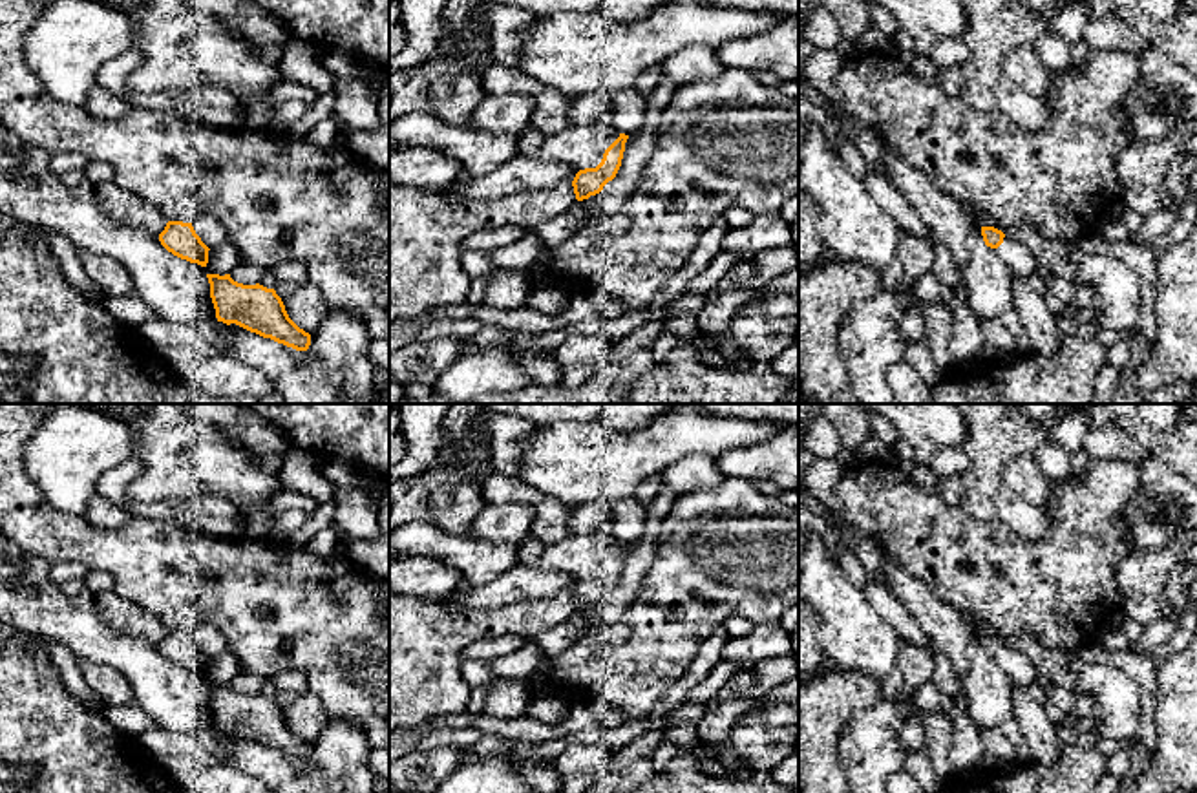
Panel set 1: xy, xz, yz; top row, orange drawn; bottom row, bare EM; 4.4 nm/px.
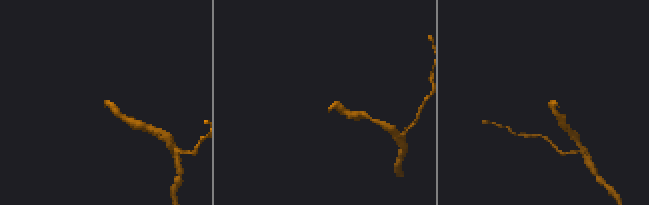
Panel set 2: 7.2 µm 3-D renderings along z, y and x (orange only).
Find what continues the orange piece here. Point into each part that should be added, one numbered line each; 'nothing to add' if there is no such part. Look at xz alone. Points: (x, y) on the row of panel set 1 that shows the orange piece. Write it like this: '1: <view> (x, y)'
1: xz (580, 147)

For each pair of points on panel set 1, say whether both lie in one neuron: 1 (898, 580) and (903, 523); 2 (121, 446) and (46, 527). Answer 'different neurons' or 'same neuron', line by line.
1: different neurons
2: different neurons

